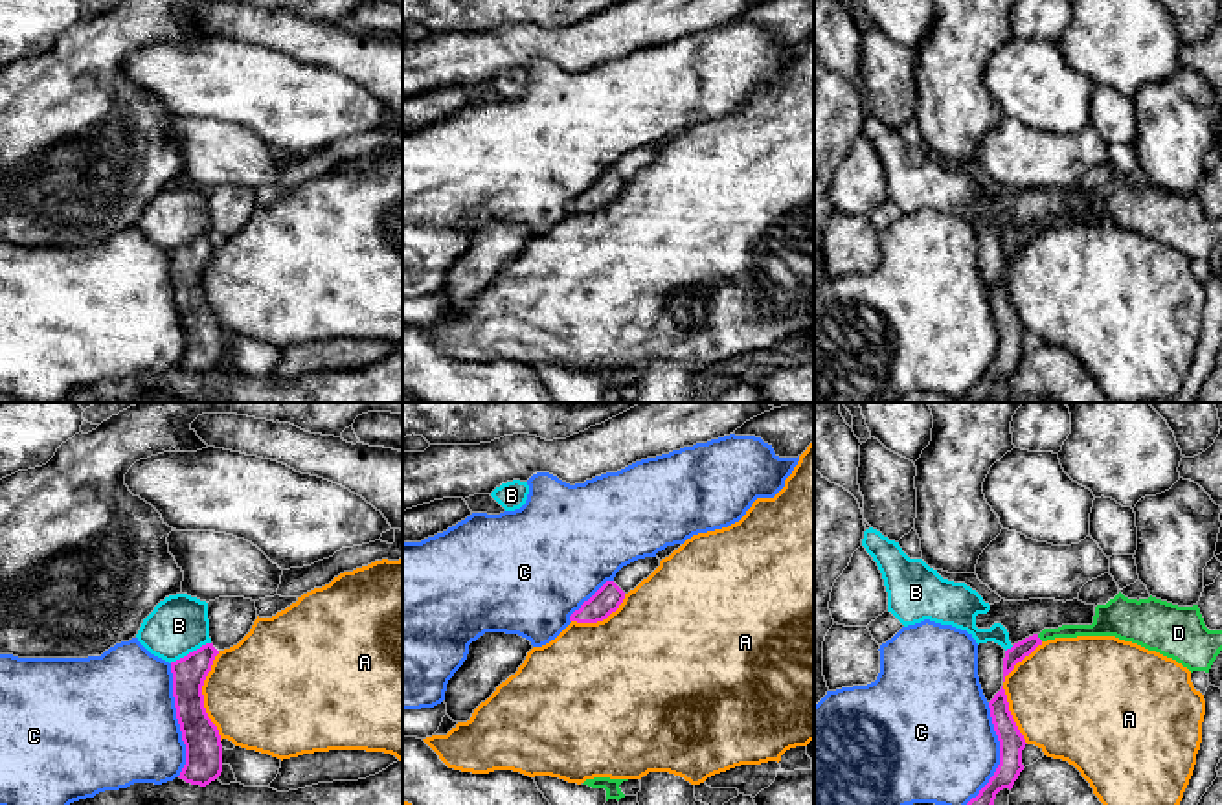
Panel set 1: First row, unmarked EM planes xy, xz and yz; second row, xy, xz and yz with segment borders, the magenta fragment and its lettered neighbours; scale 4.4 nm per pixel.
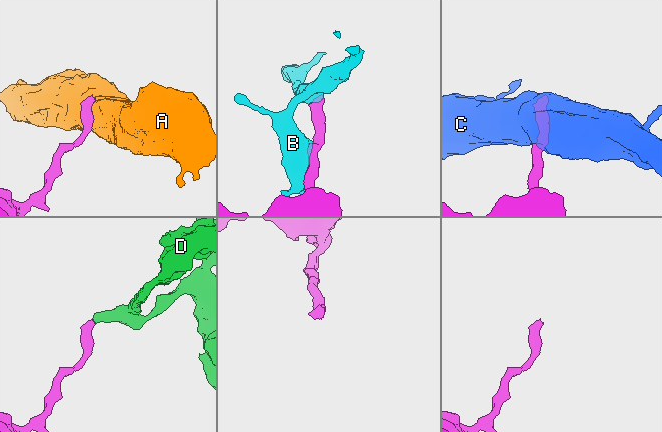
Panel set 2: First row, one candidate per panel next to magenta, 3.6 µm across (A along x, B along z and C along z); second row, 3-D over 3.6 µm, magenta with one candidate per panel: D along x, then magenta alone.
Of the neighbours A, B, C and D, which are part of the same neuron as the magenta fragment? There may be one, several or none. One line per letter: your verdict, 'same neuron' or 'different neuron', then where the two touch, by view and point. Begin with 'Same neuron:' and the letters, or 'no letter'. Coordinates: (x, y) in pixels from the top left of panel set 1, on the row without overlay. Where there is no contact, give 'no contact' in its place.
Same neuron: D
A: different neuron; meets magenta in xy at (203, 283)
B: different neuron; meets magenta in xy at (190, 241)
C: different neuron; meets magenta in xy at (179, 309)
D: same neuron; meets magenta in yz at (1039, 226)

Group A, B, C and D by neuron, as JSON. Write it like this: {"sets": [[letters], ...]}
{"sets": [["A"], ["B"], ["C"], ["D"]]}

